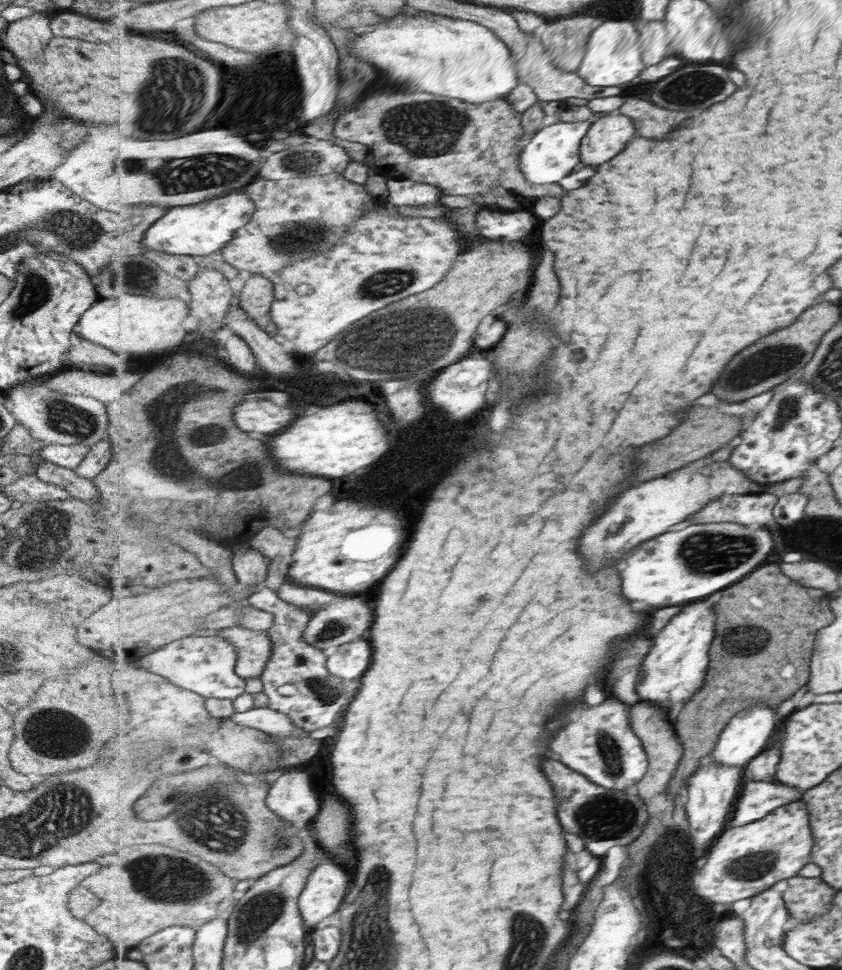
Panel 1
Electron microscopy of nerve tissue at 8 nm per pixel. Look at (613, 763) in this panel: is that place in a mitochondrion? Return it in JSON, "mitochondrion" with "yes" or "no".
{"mitochondrion":"yes"}

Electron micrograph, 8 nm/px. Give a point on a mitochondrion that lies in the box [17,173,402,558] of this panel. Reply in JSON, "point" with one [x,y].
{"point":[160,412]}

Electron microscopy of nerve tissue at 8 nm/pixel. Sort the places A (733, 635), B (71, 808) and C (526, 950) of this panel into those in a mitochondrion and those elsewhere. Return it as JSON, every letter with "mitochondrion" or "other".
{"A":"mitochondrion","B":"mitochondrion","C":"mitochondrion"}

